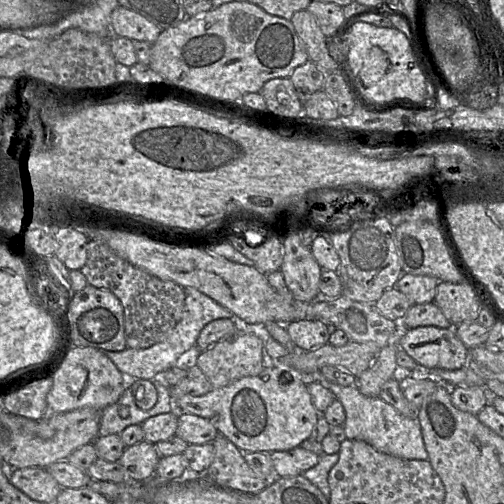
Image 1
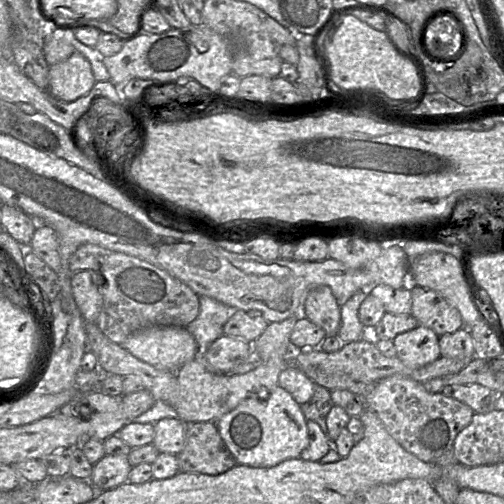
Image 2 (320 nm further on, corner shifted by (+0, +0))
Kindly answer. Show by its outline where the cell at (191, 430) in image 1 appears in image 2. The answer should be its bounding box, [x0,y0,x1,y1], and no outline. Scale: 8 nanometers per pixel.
[153,418,188,455]

